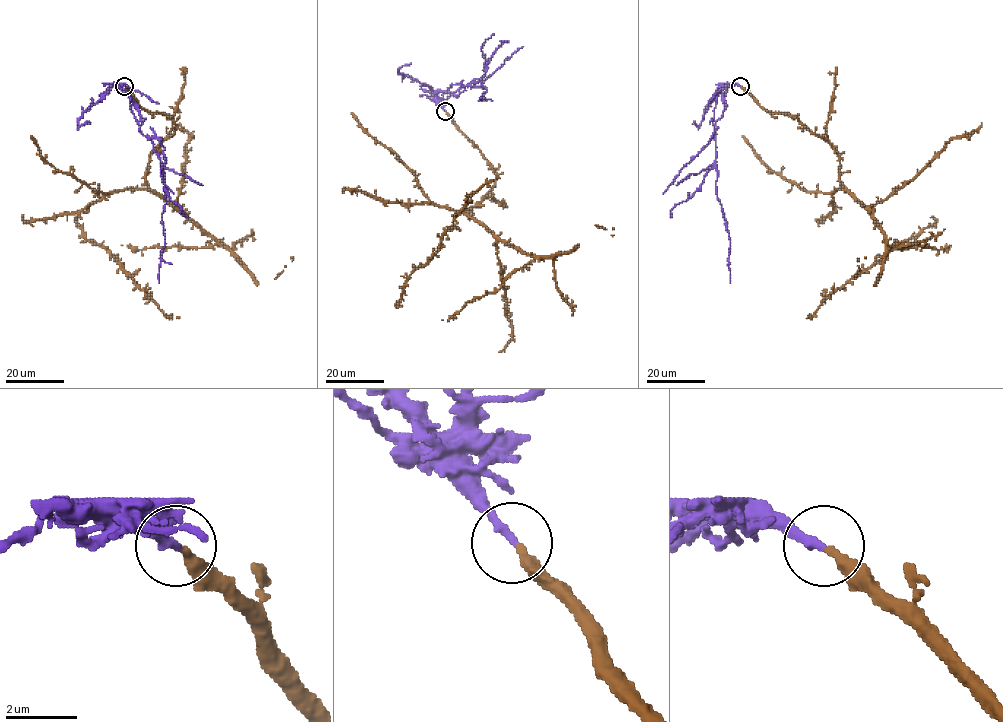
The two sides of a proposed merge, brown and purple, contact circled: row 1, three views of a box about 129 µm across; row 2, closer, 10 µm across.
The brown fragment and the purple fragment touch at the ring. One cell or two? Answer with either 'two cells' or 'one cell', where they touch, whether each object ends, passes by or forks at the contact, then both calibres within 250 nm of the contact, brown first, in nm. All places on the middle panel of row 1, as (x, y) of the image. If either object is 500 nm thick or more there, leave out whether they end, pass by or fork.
two cells | (445, 111) | brown ends | purple ends | 280/240 nm

